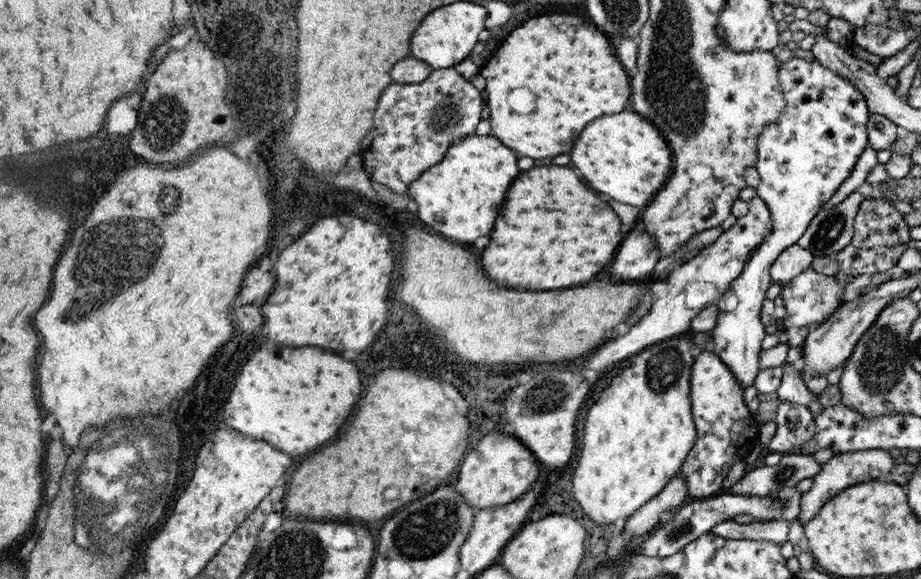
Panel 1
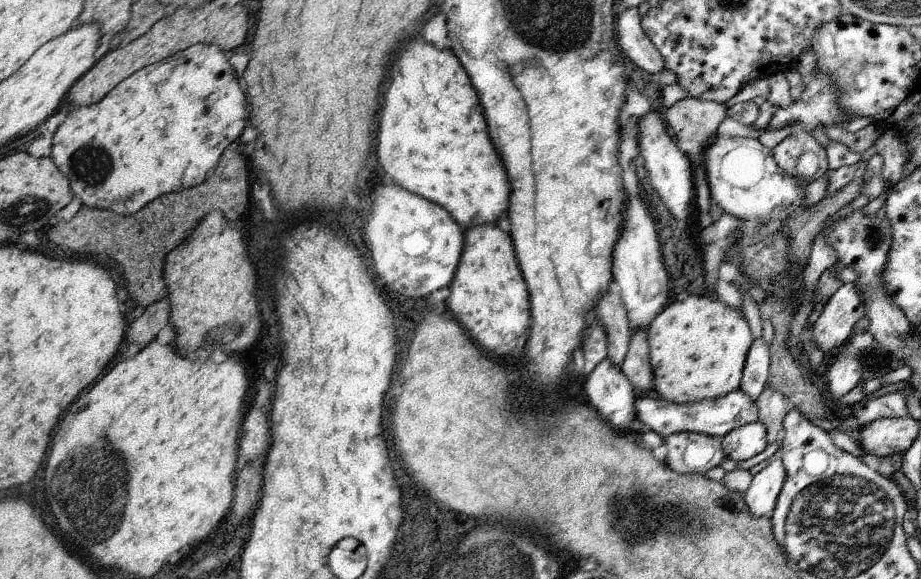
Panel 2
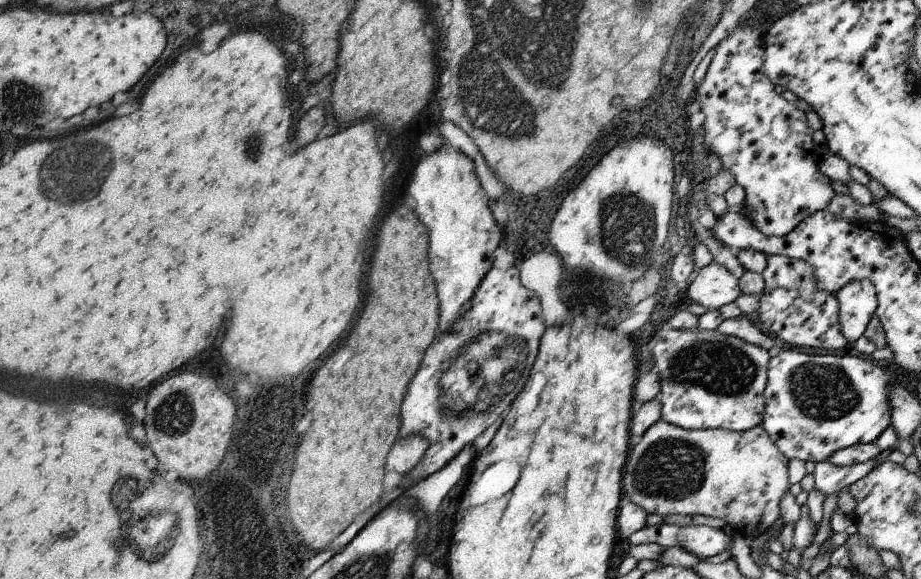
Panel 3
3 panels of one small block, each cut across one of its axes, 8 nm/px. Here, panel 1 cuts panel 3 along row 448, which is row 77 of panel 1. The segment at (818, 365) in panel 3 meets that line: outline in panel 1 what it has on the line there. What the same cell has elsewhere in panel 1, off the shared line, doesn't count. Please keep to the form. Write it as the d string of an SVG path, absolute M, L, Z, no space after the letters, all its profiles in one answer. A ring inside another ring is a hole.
M793 58L781 64L779 82L781 94L785 96L785 112L761 132L757 142L759 162L755 166L761 178L755 190L757 198L761 198L771 212L771 232L747 260L739 278L731 282L729 290L715 304L719 318L711 330L713 354L731 368L741 388L755 384L759 374L757 354L763 352L759 346L765 336L761 306L765 302L765 290L771 286L769 268L773 260L797 244L813 216L819 214L839 184L845 182L869 144L869 106L847 78L823 68L817 60L805 62Z

